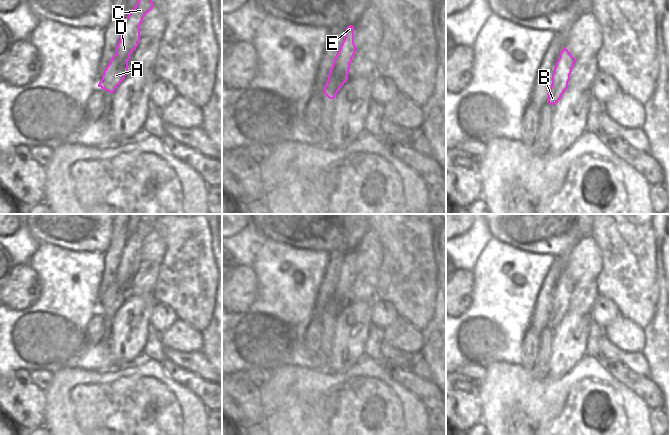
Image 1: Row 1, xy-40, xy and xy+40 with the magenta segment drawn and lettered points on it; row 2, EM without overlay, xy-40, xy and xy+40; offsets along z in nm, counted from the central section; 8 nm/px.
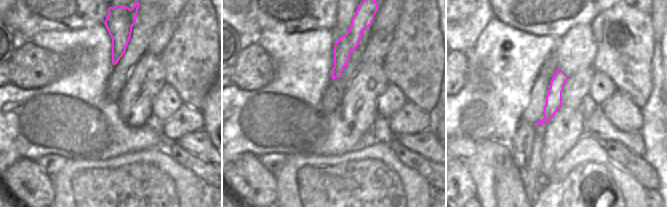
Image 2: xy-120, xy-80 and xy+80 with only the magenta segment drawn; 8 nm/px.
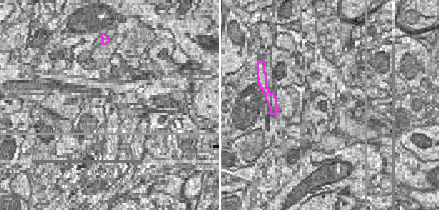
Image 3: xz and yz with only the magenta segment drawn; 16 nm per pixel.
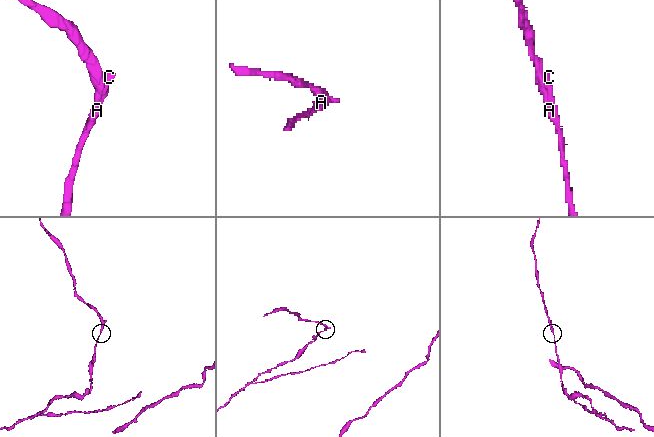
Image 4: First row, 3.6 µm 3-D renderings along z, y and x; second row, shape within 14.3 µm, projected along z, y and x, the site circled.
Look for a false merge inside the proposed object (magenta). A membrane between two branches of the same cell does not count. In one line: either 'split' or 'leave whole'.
split

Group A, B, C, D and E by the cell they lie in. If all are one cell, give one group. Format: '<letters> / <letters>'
A B / C D E

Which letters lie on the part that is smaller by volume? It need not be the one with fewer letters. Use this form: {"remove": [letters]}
{"remove": ["C", "D", "E"]}

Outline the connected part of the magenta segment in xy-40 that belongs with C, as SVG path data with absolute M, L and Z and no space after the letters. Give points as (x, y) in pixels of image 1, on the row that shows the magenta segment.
M138 0L126 18L120 40L116 46L116 54L110 63L128 63L130 54L136 49L140 40L140 24L153 7L152 0Z

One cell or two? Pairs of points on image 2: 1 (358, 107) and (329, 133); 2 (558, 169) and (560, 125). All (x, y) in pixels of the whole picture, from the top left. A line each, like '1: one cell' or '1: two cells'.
1: two cells
2: two cells

